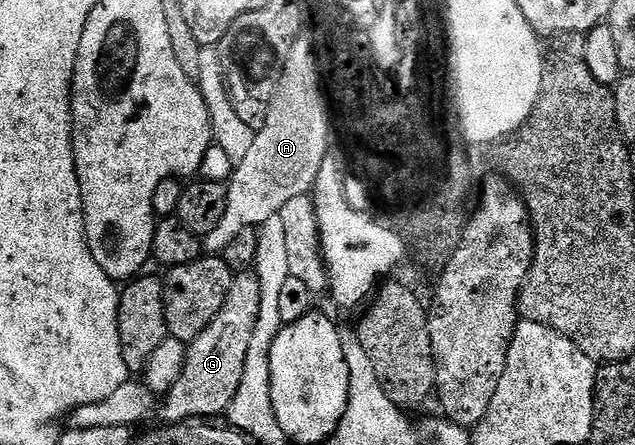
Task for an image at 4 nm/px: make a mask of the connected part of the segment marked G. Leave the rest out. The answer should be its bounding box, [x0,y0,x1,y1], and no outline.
[161,270,262,424]

